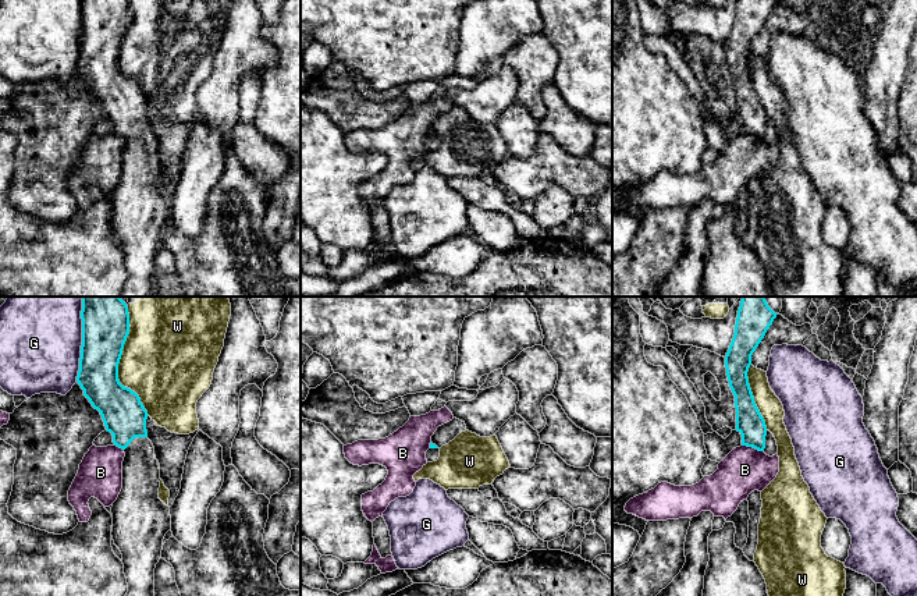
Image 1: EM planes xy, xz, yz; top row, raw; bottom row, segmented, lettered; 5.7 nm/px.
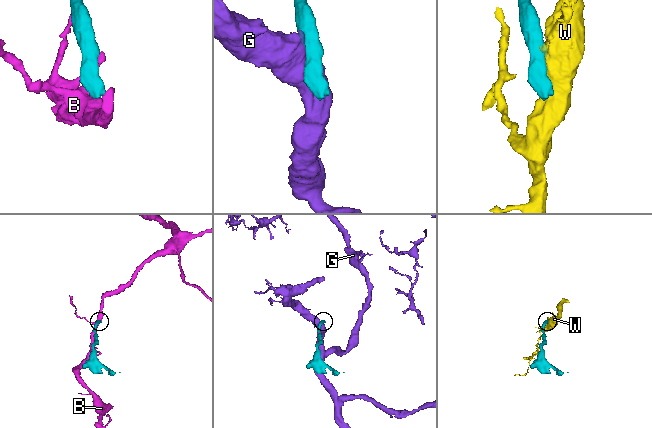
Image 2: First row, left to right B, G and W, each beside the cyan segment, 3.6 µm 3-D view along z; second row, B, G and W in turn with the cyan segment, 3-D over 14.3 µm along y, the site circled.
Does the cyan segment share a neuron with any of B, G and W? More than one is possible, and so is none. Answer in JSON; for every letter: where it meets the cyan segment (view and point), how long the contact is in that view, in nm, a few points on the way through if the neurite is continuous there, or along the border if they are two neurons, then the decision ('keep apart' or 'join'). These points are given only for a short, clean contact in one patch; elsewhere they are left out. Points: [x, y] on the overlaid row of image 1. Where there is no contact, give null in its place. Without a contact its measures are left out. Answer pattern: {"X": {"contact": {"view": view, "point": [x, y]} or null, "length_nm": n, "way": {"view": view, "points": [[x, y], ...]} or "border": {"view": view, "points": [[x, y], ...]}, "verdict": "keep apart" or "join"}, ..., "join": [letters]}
{"B": {"contact": {"view": "yz", "point": [753, 447]}, "length_nm": 130, "border": {"view": "yz", "points": [[742, 444], [763, 451]]}, "verdict": "keep apart"}, "G": {"contact": {"view": "xy", "point": [82, 339]}, "length_nm": 480, "verdict": "keep apart"}, "W": {"contact": {"view": "xy", "point": [118, 362]}, "length_nm": 650, "verdict": "keep apart"}, "join": []}

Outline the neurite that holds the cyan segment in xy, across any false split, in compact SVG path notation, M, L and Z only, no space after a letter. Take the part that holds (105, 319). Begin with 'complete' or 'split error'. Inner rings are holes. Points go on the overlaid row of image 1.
split error; M82 297L82 345L77 382L97 409L114 446L124 450L122 489L113 503L113 540L122 554L128 583L125 596L154 596L154 568L161 557L163 539L171 529L170 507L159 499L160 469L147 439L147 411L139 395L118 380L118 363L129 334L129 313L120 297Z

